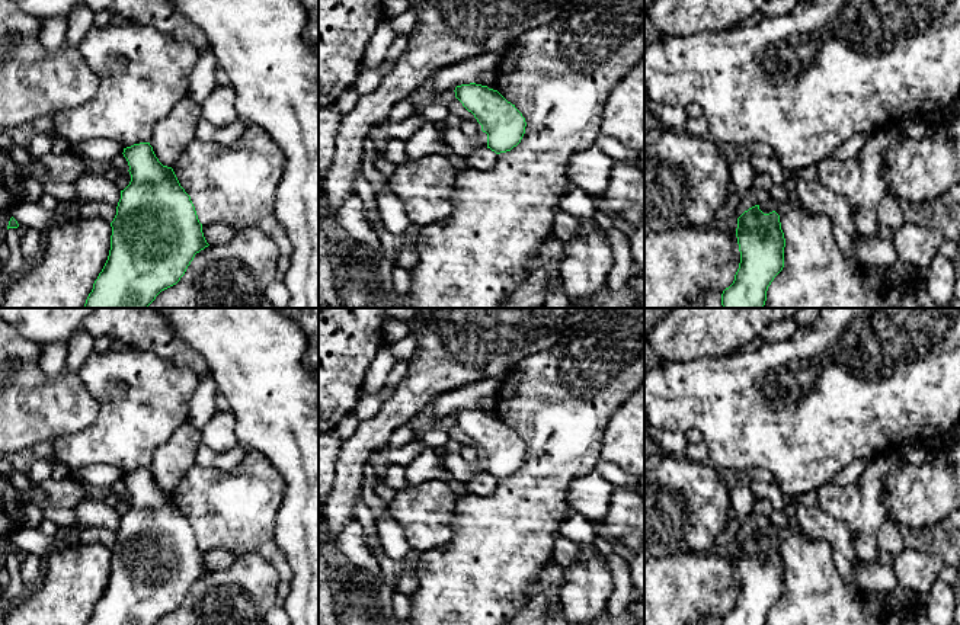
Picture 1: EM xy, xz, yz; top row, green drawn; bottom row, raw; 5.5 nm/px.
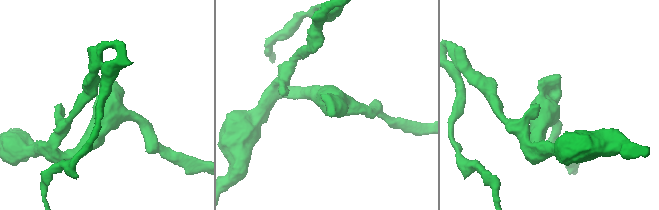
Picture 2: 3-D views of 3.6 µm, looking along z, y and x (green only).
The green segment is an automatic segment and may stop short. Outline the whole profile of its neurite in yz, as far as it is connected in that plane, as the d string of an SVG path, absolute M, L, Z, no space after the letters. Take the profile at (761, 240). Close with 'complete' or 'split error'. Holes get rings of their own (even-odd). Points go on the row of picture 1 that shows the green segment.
M759 205L737 218L736 237L740 251L733 283L721 294L723 308L764 308L767 291L784 267L785 238L780 215L764 214Z; complete

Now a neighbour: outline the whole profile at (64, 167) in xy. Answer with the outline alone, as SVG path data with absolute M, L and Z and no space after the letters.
M48 153L36 157L48 177L58 183L76 183L83 174L86 174L86 166L83 161L83 156L74 153Z

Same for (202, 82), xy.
M208 45L191 73L188 96L193 102L201 105L215 90L218 86L215 78L218 68L218 61Z

